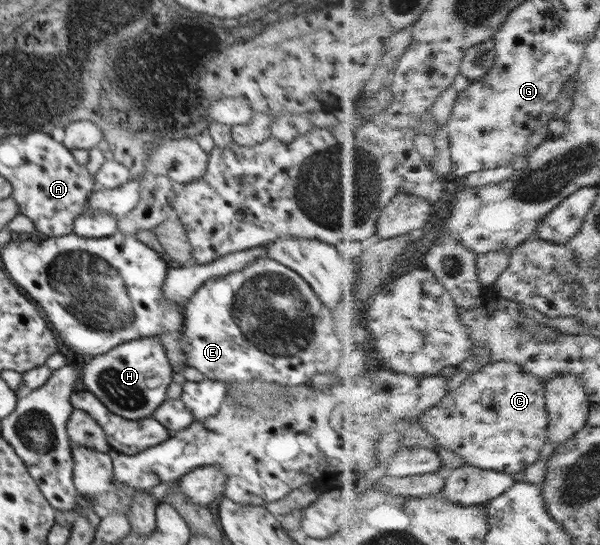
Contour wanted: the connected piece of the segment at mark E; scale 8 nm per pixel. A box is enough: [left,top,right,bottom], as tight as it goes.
[181,258,340,386]

